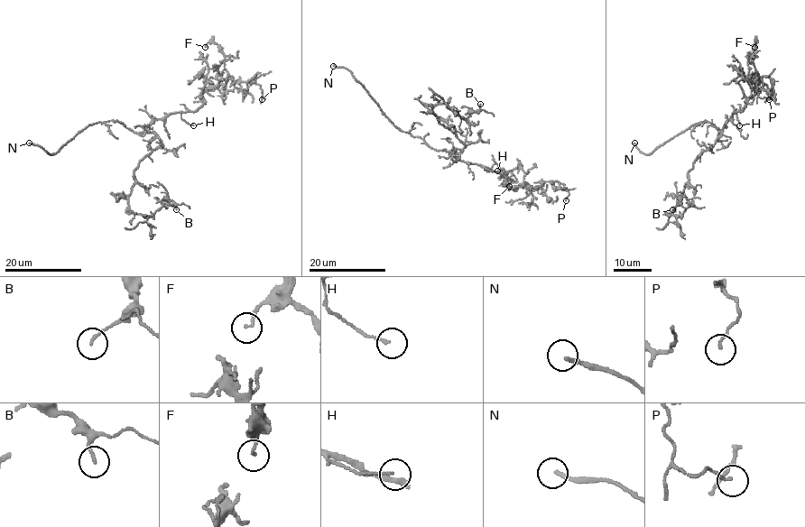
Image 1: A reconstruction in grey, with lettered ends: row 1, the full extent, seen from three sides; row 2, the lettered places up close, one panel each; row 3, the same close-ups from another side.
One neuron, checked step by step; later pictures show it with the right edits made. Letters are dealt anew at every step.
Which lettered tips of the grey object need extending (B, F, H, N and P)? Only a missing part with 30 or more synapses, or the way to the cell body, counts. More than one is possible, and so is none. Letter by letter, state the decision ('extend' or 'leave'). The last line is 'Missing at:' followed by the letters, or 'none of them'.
B: leave
F: leave
H: leave
N: extend
P: leave
Missing at: N

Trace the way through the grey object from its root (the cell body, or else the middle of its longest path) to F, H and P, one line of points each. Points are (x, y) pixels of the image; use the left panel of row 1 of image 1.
F: (154, 133), (145, 129), (171, 114), (195, 111), (202, 94), (217, 84), (224, 53), (212, 41), (205, 47)
H: (154, 133), (145, 129), (155, 120), (176, 113), (193, 125)
P: (154, 133), (145, 129), (155, 120), (195, 111), (205, 91), (227, 78), (258, 84), (262, 99)

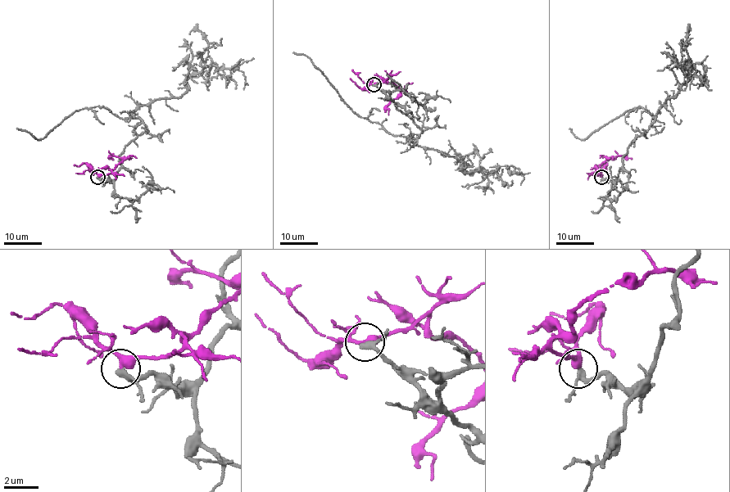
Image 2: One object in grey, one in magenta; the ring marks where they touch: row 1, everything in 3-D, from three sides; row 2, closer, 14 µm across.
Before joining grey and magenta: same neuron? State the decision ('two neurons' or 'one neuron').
one neuron

